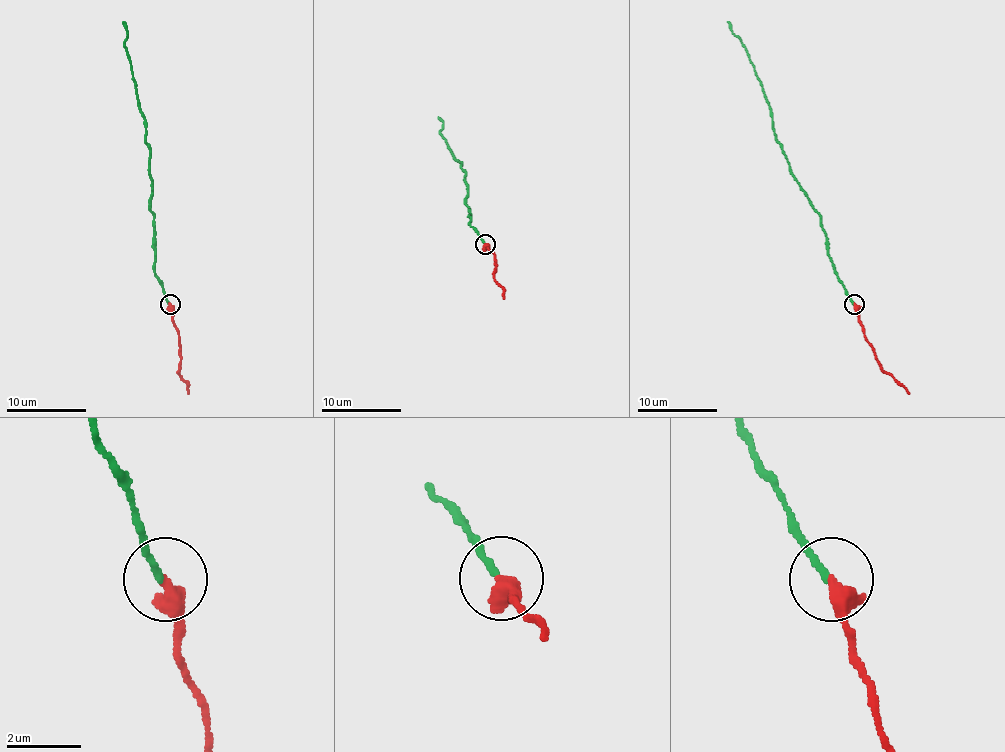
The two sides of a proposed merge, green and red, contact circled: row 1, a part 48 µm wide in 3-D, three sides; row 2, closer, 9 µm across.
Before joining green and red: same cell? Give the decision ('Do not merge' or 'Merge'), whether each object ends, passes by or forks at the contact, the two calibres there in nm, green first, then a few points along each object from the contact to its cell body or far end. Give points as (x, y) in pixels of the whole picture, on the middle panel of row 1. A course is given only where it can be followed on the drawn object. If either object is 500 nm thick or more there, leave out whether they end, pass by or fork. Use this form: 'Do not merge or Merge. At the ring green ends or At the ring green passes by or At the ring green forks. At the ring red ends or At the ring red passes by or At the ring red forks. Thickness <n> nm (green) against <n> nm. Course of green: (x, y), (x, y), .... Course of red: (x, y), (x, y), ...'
Merge. At the ring green ends. At the ring red ends. Thickness 180 nm (green) against 480 nm. Course of green: (484, 243), (470, 225), (466, 171), (440, 133), (444, 123), (438, 117). Course of red: (486, 243), (494, 253), (494, 281), (504, 291), (504, 299)

